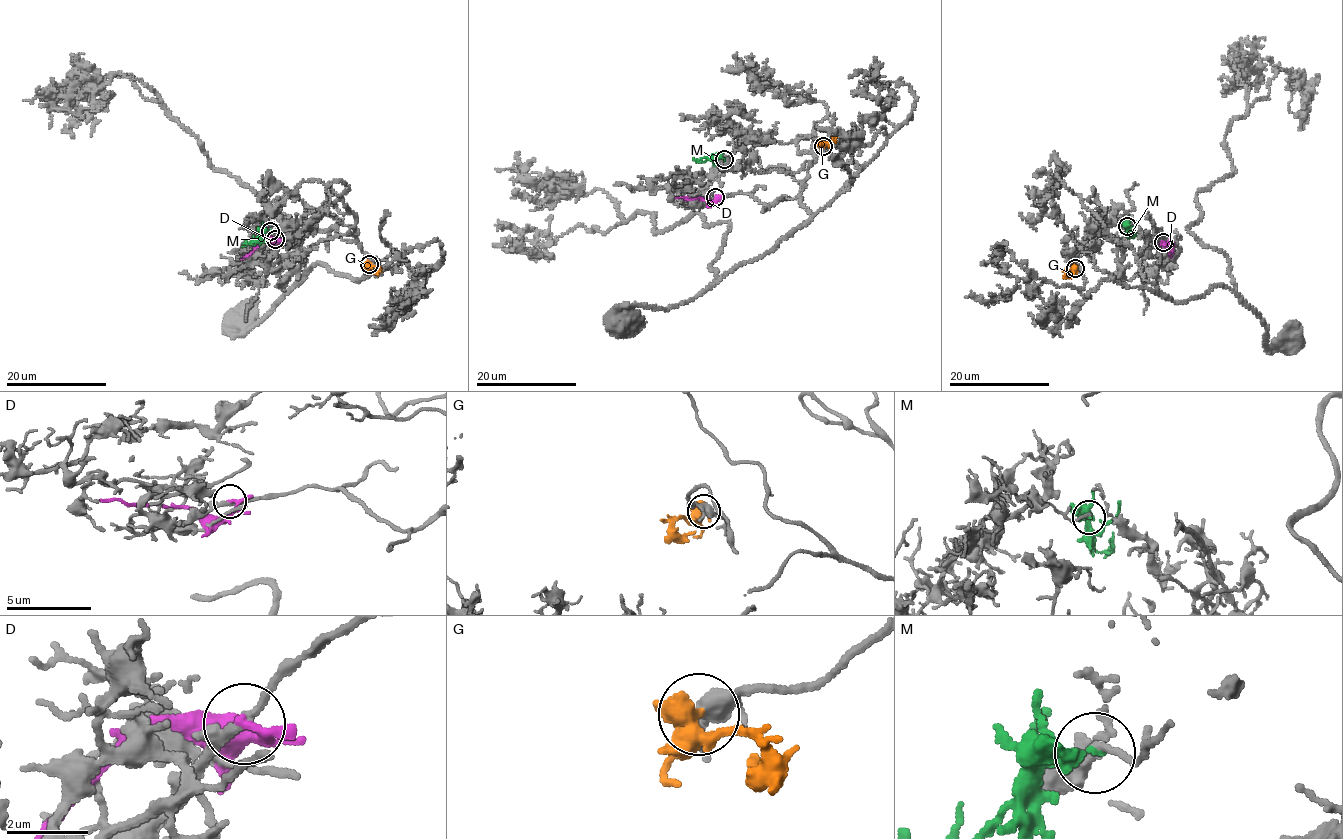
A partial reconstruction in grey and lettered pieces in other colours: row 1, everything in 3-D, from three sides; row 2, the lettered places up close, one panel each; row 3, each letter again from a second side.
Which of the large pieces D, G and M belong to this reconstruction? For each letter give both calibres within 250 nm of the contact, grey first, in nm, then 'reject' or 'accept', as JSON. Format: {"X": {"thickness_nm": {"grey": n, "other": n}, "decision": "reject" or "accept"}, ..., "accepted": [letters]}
{"D": {"thickness_nm": {"grey": 190, "other": 150}, "decision": "reject"}, "G": {"thickness_nm": {"grey": 320, "other": 440}, "decision": "accept"}, "M": {"thickness_nm": {"grey": 90, "other": 160}, "decision": "reject"}, "accepted": ["G"]}

